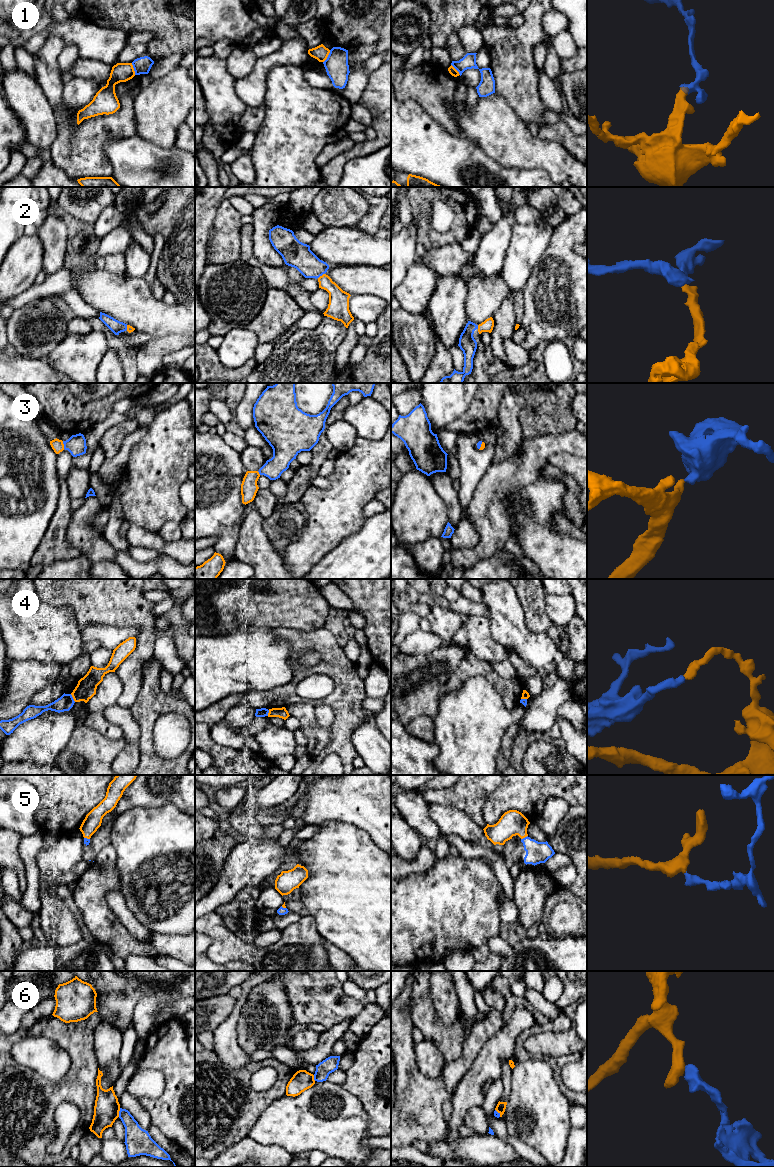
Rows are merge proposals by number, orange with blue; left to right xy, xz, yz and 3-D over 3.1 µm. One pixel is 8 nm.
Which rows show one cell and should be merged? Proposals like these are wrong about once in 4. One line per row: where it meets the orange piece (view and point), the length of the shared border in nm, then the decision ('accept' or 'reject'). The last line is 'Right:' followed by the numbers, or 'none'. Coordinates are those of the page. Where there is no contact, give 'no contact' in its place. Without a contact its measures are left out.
1: contact xz (327, 56); length 120 nm; reject
2: contact xz (322, 275); length 70 nm; accept
3: contact xy (63, 445); length 70 nm; accept
4: contact xy (73, 698); length 80 nm; reject
5: contact yz (524, 837); length 70 nm; accept
6: contact xy (118, 1112); length 70 nm; reject
Right: 2, 3, 5

